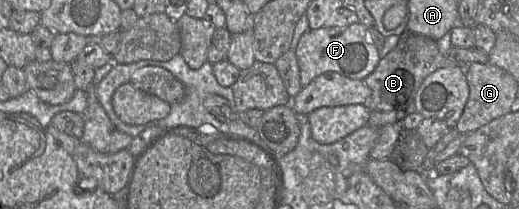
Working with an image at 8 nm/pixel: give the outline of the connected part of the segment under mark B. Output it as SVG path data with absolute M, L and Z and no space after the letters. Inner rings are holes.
M410 32L399 37L397 45L364 78L370 96L363 104L369 111L405 111L414 102L416 93L425 78L439 68L459 65L440 53L435 40Z

